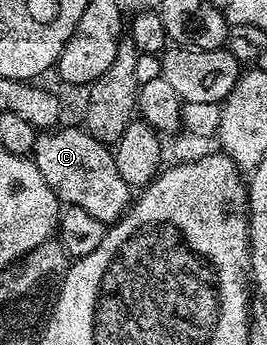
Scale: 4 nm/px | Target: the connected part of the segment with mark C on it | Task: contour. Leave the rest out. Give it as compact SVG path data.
M57 127L40 134L33 148L31 160L37 164L47 187L65 205L83 207L105 226L110 226L128 212L133 193L117 171L114 150L94 139L84 128Z

